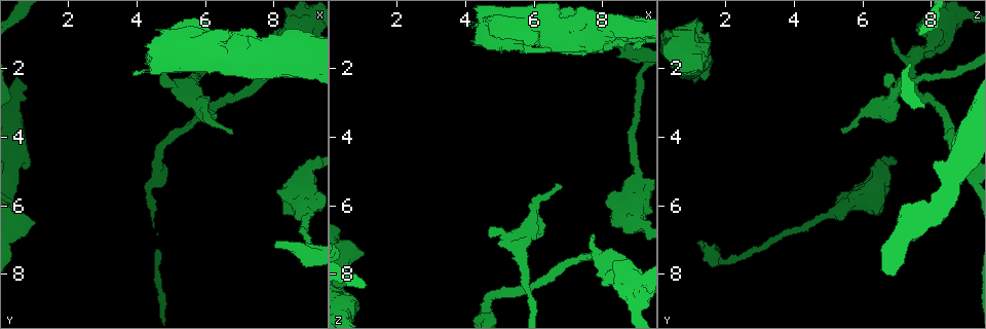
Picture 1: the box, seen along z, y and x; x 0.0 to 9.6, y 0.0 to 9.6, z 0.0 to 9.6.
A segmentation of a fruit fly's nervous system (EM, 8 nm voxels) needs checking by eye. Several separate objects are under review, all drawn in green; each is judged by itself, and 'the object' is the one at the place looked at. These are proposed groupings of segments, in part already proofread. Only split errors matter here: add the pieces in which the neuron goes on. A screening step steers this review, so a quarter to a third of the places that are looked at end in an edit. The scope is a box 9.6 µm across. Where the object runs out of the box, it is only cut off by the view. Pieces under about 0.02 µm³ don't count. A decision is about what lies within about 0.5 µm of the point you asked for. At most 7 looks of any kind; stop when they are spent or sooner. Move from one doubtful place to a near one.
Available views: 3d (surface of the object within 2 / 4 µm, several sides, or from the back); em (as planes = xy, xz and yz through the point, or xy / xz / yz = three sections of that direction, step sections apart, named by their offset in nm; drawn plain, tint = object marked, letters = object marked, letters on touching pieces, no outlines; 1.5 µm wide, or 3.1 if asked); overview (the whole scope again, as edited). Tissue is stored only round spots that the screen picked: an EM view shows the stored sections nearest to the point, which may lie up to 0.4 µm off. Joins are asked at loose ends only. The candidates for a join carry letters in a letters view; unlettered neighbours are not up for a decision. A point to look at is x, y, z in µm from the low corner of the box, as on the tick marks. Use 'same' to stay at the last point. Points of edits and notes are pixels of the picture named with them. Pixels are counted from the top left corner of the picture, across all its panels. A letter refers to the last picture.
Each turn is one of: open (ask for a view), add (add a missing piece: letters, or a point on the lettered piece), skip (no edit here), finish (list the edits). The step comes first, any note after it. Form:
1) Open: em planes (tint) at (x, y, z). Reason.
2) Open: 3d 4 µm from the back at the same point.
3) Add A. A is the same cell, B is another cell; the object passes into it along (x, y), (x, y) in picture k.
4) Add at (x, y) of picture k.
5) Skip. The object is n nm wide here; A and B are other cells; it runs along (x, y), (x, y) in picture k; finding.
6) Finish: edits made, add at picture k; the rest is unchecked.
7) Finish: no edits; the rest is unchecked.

Open: em xy step 8 (letters) at (7.65, 1.10, 6.85). An open end.

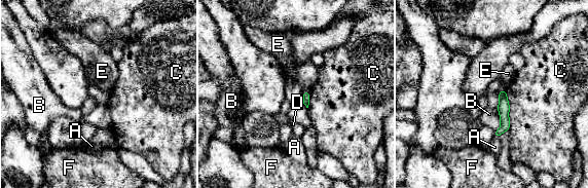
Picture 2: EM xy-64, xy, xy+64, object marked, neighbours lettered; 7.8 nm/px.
Open: em planes (letters) at the same point.

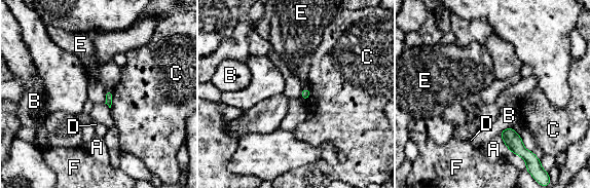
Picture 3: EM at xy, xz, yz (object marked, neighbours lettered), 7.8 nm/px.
Skip. A, B, C, D, E and F are other cells; a border runs along (106, 89), (111, 91) in picture 3; none of them fits.

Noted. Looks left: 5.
Open: 3d 2 µm at (6.75, 3.85, 5.40). Free end.

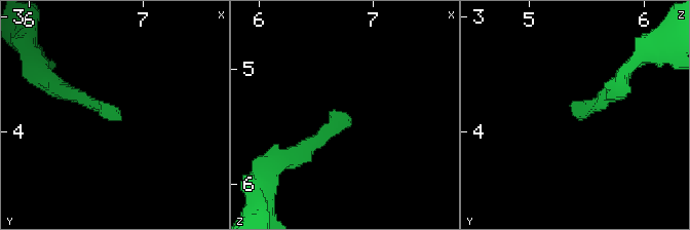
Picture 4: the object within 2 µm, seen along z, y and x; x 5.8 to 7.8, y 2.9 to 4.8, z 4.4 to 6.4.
Open: em xy step 8 (tint) at (6.78, 3.86, 5.40). Now the EM.

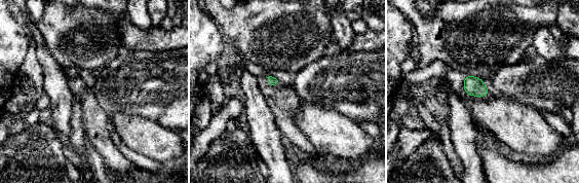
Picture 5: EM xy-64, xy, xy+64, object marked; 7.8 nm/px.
Open: em planes (letters) at the same point. Another direction.

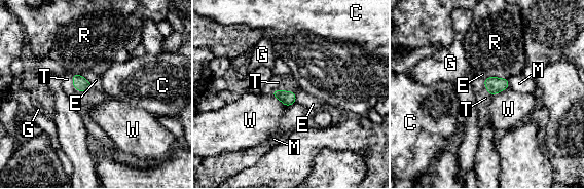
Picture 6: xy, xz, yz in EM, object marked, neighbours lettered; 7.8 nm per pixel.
Add T. The object is 110 nm wide here; T is the same cell, C, E, G, M, R and W are other cells; the neuron continues.

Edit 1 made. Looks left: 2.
Finish: edits made, add at picture 6; the rest is unchecked.

